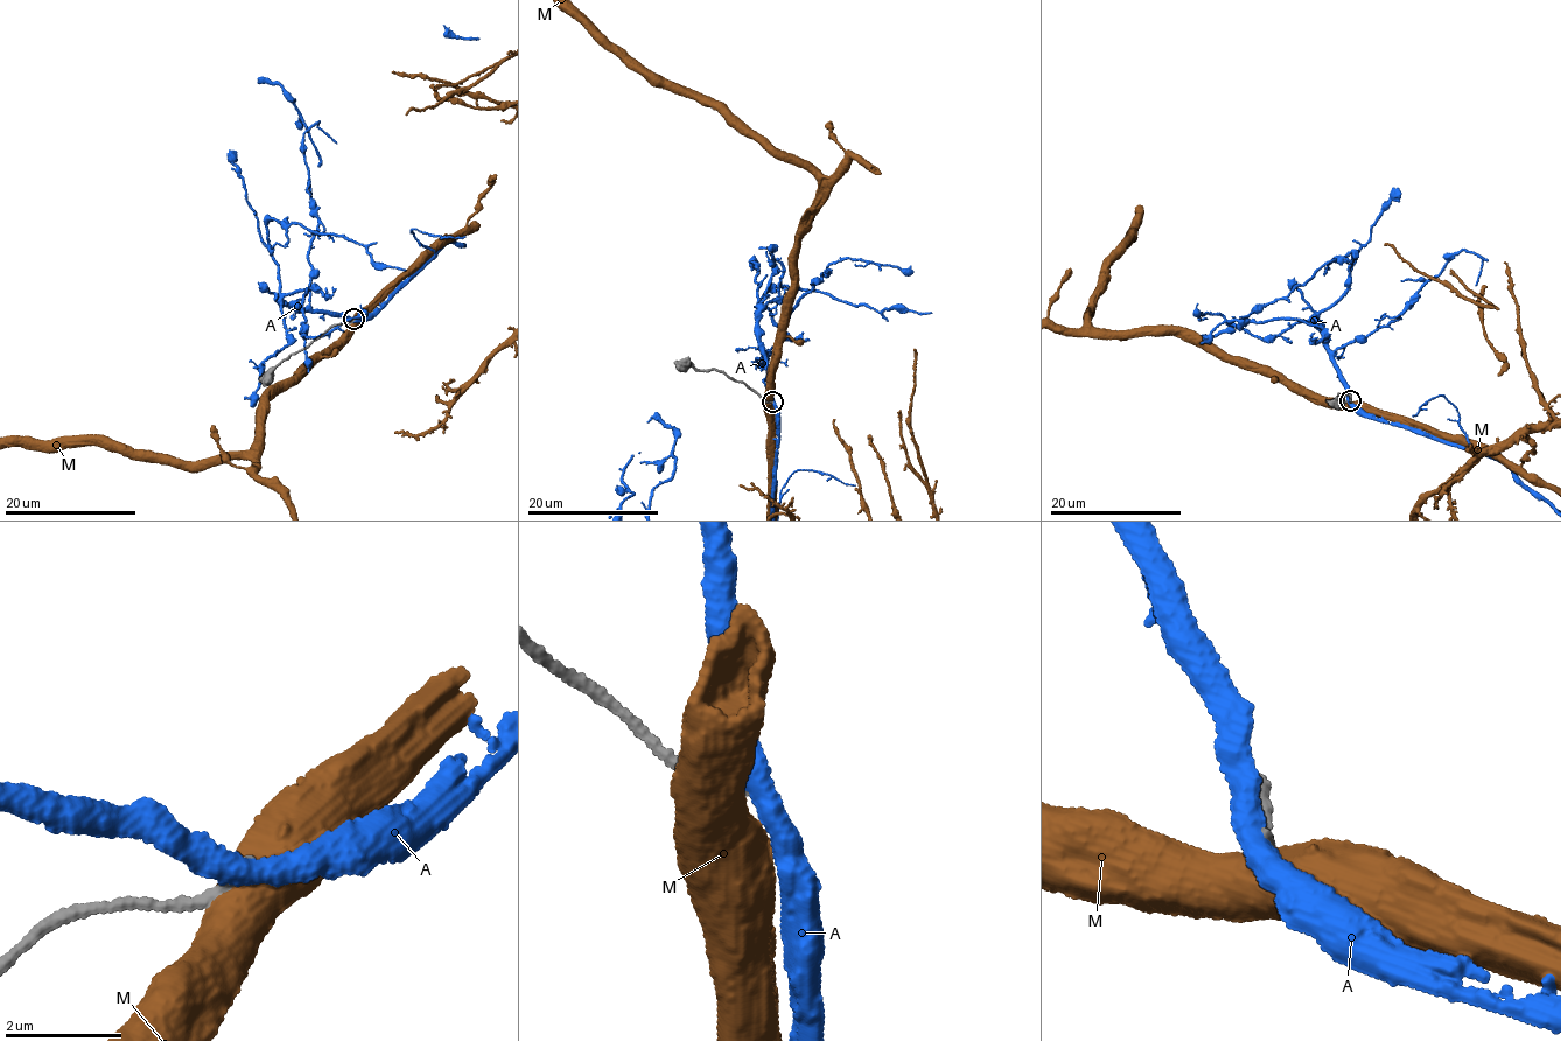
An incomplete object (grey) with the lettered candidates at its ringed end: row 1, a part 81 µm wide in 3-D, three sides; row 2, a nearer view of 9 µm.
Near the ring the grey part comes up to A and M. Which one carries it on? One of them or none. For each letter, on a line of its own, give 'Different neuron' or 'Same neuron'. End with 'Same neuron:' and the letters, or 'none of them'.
A: Different neuron
M: Different neuron
Same neuron: none of them

